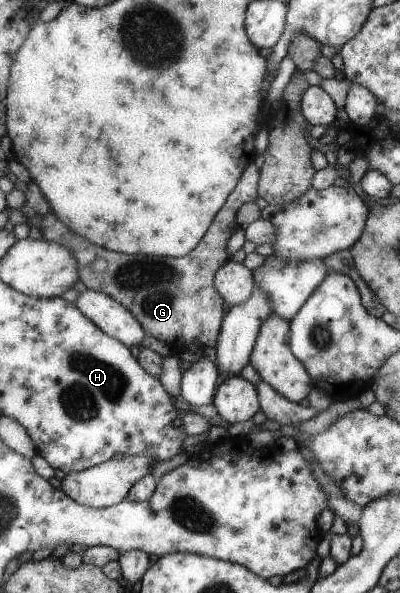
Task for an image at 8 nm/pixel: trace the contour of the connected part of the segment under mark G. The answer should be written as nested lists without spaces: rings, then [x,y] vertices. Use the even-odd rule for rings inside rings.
[[[249,163],[238,184],[227,195],[222,210],[215,215],[209,230],[203,235],[201,242],[189,251],[189,254],[179,258],[145,257],[145,255],[123,255],[107,251],[89,243],[87,239],[69,231],[63,223],[51,213],[47,201],[39,187],[32,180],[21,185],[24,202],[18,209],[25,217],[25,224],[29,227],[35,225],[41,231],[42,240],[53,241],[63,245],[78,263],[78,280],[85,288],[102,292],[121,304],[123,308],[138,320],[143,328],[144,335],[165,343],[169,347],[171,356],[178,356],[187,350],[190,343],[199,347],[215,347],[219,331],[221,330],[221,317],[223,317],[223,302],[219,293],[213,289],[213,275],[229,260],[226,253],[226,244],[229,237],[238,229],[235,219],[238,211],[247,202],[255,202],[258,198],[258,180],[261,170],[255,163]],[[95,258],[105,260],[105,269],[93,271],[91,263]]]

